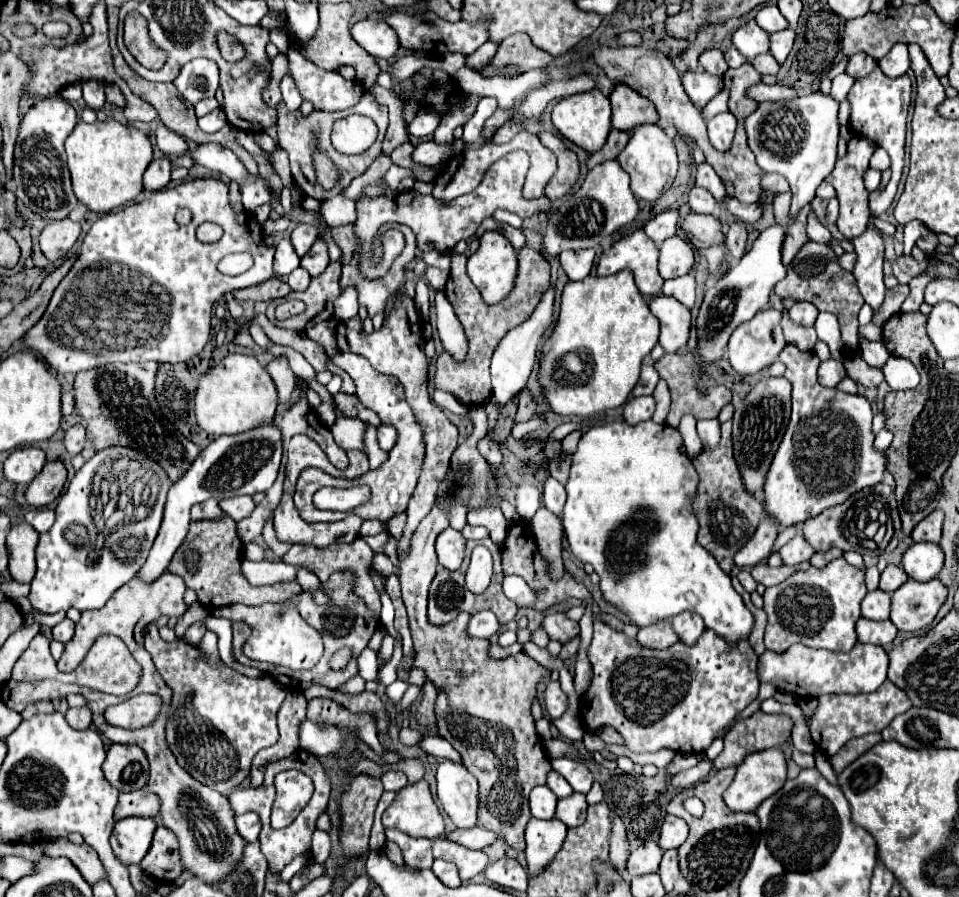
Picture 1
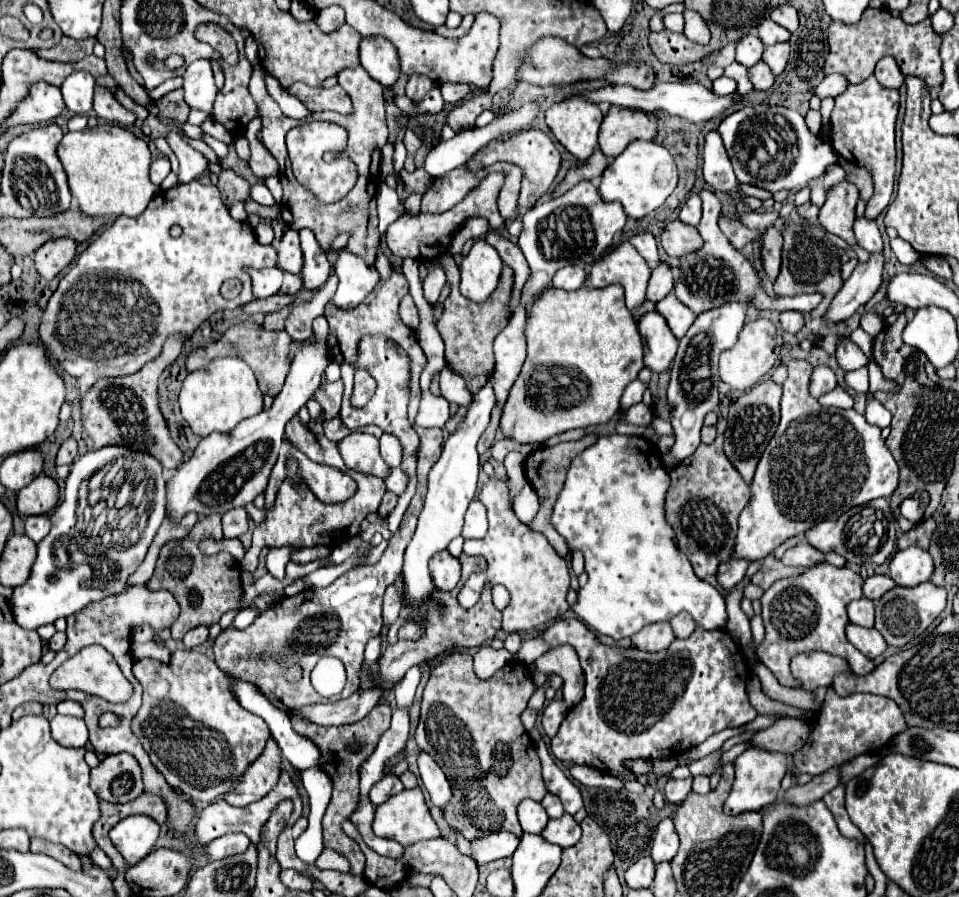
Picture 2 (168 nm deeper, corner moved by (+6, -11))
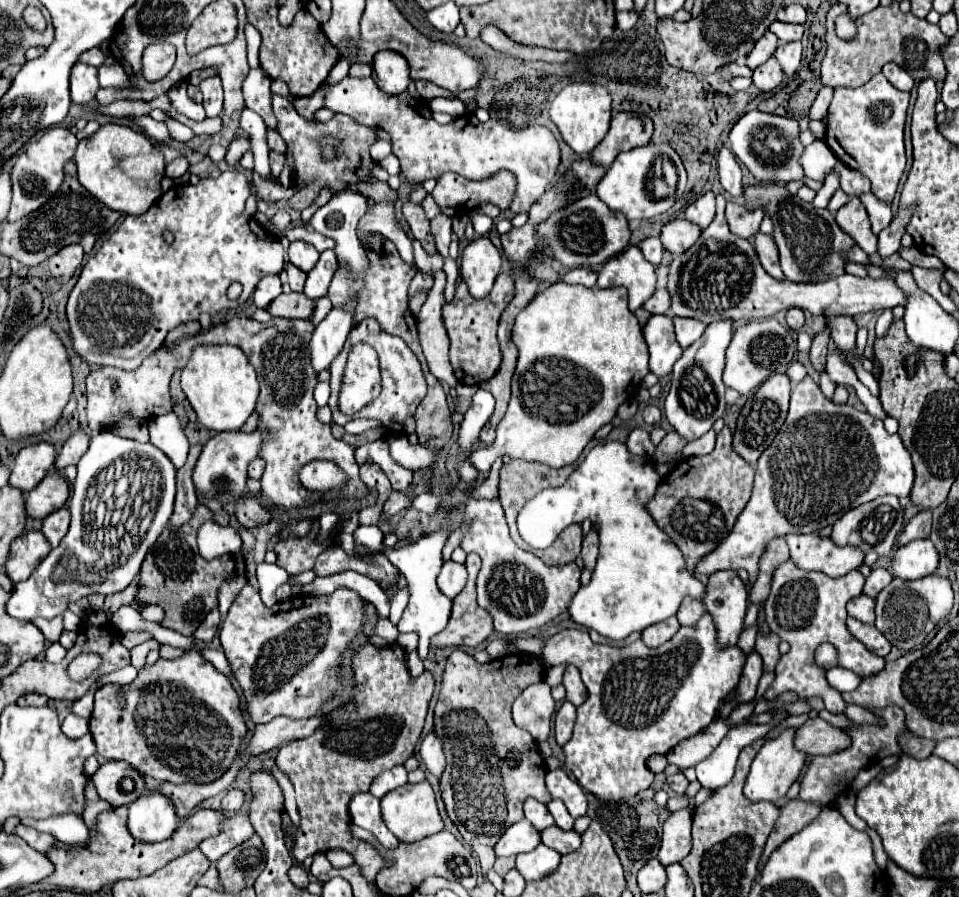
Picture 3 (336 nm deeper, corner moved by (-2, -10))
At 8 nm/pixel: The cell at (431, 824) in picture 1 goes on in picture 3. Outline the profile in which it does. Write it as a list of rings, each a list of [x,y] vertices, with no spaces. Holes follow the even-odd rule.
[[[424,780],[420,784],[406,784],[406,786],[400,786],[398,790],[390,792],[390,794],[386,794],[386,798],[382,798],[382,816],[384,816],[388,830],[400,842],[422,840],[426,836],[432,836],[432,834],[444,830],[444,822],[438,814],[438,806],[436,806],[434,790],[428,784],[428,780]]]

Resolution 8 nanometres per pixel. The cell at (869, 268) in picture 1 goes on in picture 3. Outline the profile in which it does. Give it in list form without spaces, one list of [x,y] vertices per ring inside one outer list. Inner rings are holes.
[[[862,194],[860,200],[866,206],[866,212],[868,212],[868,218],[872,224],[872,232],[878,236],[892,220],[890,206],[886,202],[878,202],[878,198],[874,198],[874,194]]]

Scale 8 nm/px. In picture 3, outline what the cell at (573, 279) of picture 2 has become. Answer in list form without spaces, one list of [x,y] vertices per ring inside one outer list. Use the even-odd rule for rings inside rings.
[[[574,268],[574,270],[568,270],[568,272],[562,276],[562,280],[568,282],[568,284],[596,286],[596,272],[590,270],[590,268]]]

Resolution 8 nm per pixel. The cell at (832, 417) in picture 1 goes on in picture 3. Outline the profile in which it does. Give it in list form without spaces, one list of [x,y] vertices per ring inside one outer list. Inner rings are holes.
[[[806,376],[800,384],[796,384],[796,386],[792,388],[788,418],[786,418],[784,426],[780,428],[780,432],[776,434],[774,442],[768,446],[768,450],[762,452],[762,456],[760,456],[760,460],[758,460],[758,466],[756,466],[756,480],[754,480],[754,490],[752,490],[750,502],[746,504],[746,508],[744,508],[742,514],[738,516],[738,520],[736,520],[736,524],[734,524],[734,530],[724,538],[722,546],[718,546],[718,550],[714,550],[714,554],[708,554],[706,558],[702,558],[702,562],[698,562],[698,566],[696,566],[696,572],[700,572],[700,574],[714,574],[714,572],[718,572],[718,570],[738,570],[738,568],[744,568],[744,570],[750,572],[750,586],[748,586],[748,590],[752,590],[752,584],[756,582],[756,576],[758,576],[758,562],[760,562],[760,558],[764,556],[766,546],[768,546],[770,540],[774,540],[774,538],[784,538],[786,534],[810,534],[810,532],[818,532],[818,530],[822,530],[822,528],[826,528],[826,526],[832,526],[832,524],[834,524],[838,518],[842,518],[848,510],[852,510],[852,508],[856,508],[856,506],[860,506],[860,504],[866,504],[866,502],[870,502],[870,500],[874,500],[874,498],[878,498],[878,496],[886,496],[886,494],[894,494],[894,496],[898,496],[898,498],[908,496],[910,490],[912,490],[912,482],[914,482],[912,460],[910,460],[910,454],[906,452],[906,448],[904,448],[900,436],[898,436],[898,434],[888,434],[886,428],[884,428],[884,422],[878,420],[878,418],[874,418],[874,416],[870,416],[868,412],[860,412],[860,410],[856,410],[856,408],[852,408],[852,406],[848,406],[848,404],[844,404],[844,406],[834,404],[832,400],[828,400],[828,398],[822,394],[822,390],[820,390],[818,384],[814,382],[814,378],[812,378],[812,376]]]

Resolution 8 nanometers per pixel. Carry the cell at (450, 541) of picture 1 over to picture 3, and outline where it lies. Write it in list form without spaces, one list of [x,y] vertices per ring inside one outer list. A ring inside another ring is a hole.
[[[448,560],[448,562],[444,562],[442,572],[438,574],[438,588],[448,598],[454,598],[464,588],[466,578],[468,578],[466,566],[464,564],[458,564],[454,560]]]

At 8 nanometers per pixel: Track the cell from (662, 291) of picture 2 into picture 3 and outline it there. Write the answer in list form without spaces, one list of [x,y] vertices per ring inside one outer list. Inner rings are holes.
[[[660,288],[656,290],[644,304],[644,308],[650,312],[650,314],[666,314],[668,308],[670,308],[670,294],[666,288]]]

